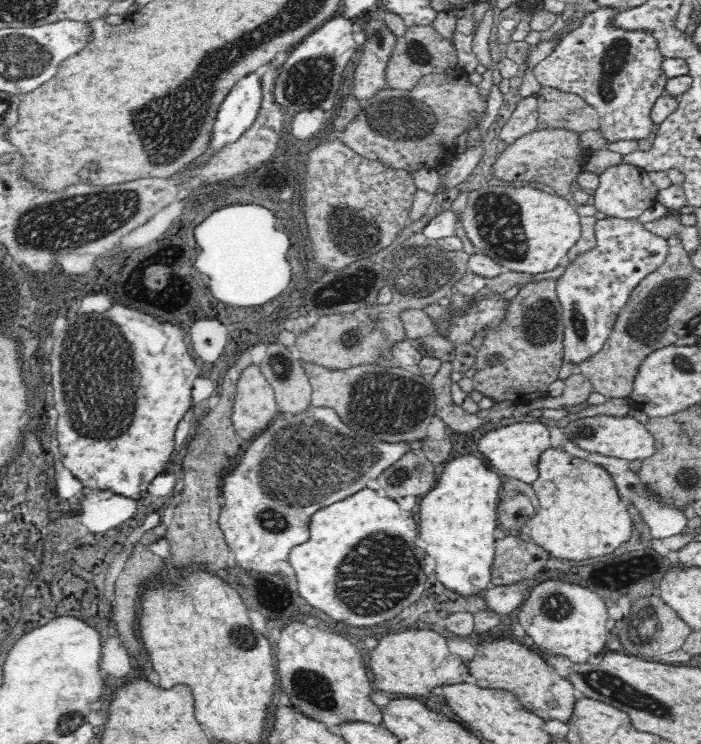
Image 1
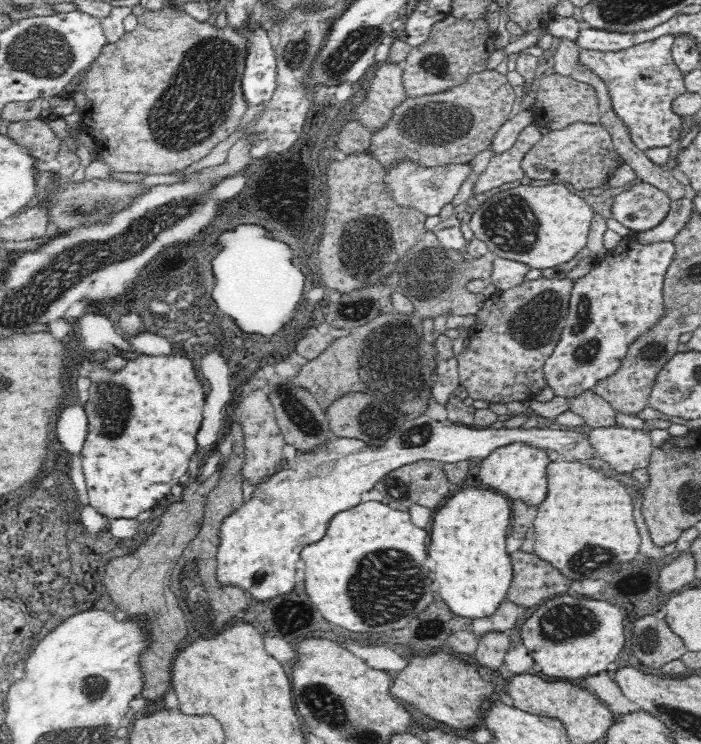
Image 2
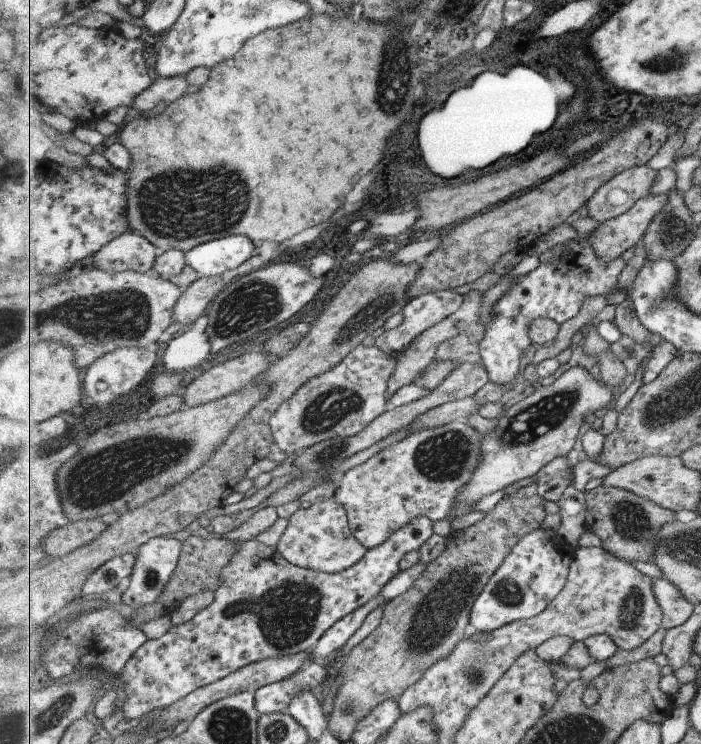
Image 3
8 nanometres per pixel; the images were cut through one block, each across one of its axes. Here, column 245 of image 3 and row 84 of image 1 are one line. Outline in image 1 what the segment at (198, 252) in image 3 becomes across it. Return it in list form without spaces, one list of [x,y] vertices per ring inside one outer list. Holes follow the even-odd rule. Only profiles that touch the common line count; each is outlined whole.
[[[248,74],[242,78],[232,92],[226,96],[224,104],[220,104],[220,112],[216,118],[216,132],[212,132],[211,147],[208,152],[197,160],[208,160],[212,150],[222,149],[226,144],[232,143],[251,124],[254,124],[260,114],[264,100],[262,80],[256,74]]]

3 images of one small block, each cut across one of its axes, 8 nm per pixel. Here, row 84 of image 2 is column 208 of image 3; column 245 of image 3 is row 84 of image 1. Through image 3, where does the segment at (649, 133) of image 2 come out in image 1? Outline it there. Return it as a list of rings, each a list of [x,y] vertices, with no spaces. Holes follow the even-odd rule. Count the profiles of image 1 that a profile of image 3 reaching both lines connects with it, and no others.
[[[597,8],[584,13],[580,24],[562,36],[544,60],[540,60],[534,66],[534,77],[541,87],[551,87],[579,95],[584,98],[600,116],[599,131],[604,136],[606,143],[616,144],[622,140],[642,140],[650,138],[654,121],[652,121],[652,110],[656,101],[666,94],[667,77],[661,73],[661,55],[658,43],[652,35],[643,34],[640,31],[616,30],[610,27],[609,21],[617,12],[612,8]]]

